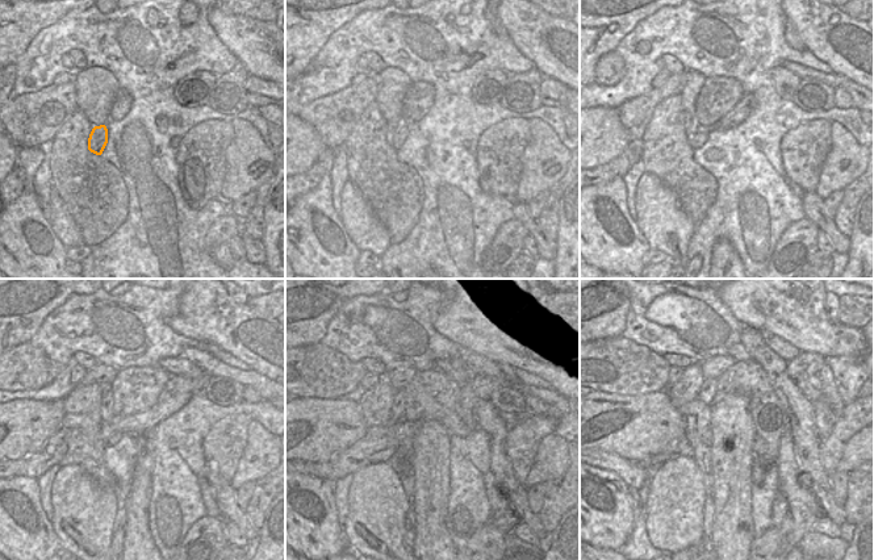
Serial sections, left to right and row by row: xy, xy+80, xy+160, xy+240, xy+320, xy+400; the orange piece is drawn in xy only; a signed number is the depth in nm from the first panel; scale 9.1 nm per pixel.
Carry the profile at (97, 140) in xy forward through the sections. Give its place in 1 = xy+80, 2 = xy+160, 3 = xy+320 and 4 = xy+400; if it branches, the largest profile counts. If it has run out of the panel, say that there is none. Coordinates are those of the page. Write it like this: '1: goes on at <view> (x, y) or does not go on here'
1: goes on at xy+80 (397, 133)
2: goes on at xy+160 (697, 138)
3: goes on at xy+320 (404, 393)
4: goes on at xy+400 (709, 388)

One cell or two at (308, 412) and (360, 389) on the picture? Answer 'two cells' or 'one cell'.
two cells

